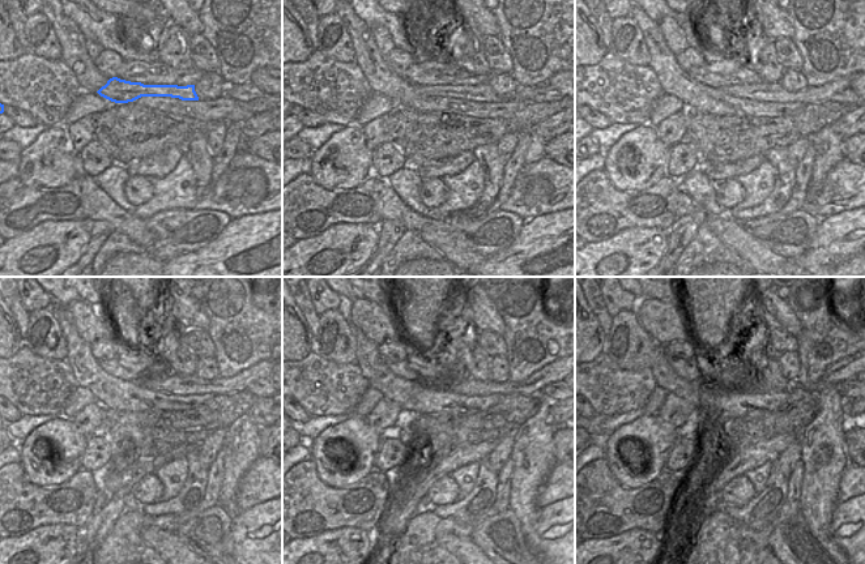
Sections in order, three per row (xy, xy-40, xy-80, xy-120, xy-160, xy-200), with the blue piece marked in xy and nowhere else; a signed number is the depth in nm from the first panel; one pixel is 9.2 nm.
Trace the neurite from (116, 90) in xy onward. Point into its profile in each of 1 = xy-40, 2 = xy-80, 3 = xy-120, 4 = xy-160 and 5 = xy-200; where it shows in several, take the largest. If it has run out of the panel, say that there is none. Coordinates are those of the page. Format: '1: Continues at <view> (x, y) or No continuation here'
1: Continues at xy-40 (478, 93)
2: Continues at xy-80 (762, 92)
3: Continues at xy-120 (174, 384)
4: Continues at xy-160 (461, 384)
5: Continues at xy-200 (840, 371)

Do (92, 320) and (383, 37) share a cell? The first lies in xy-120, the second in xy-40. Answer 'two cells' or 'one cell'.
one cell

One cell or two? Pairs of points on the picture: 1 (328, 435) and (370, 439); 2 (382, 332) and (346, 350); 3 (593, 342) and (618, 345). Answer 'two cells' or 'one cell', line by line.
1: one cell
2: two cells
3: two cells

